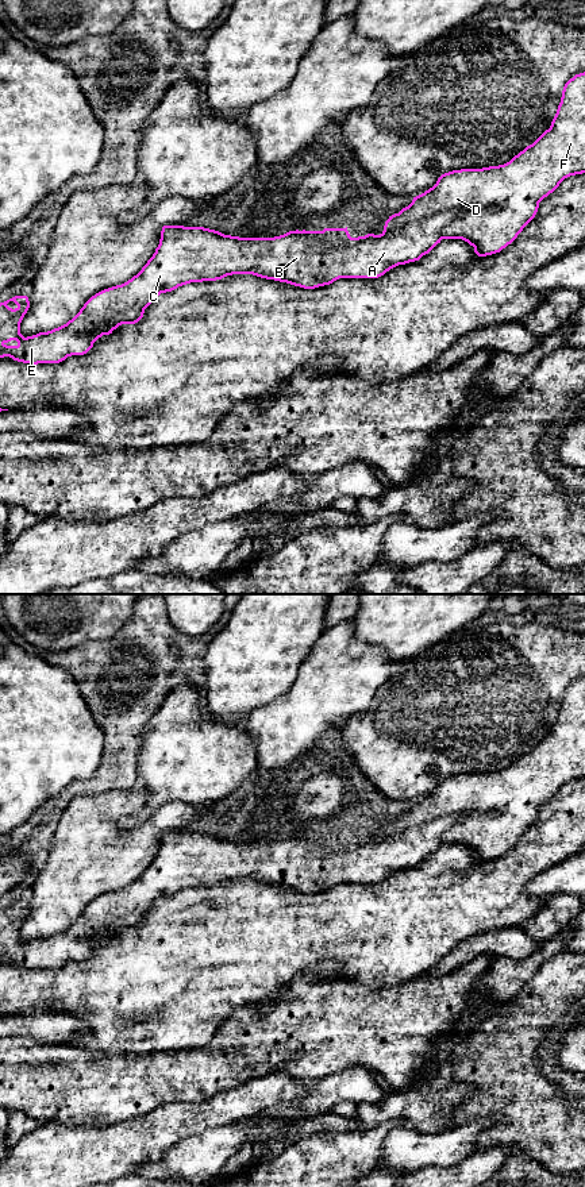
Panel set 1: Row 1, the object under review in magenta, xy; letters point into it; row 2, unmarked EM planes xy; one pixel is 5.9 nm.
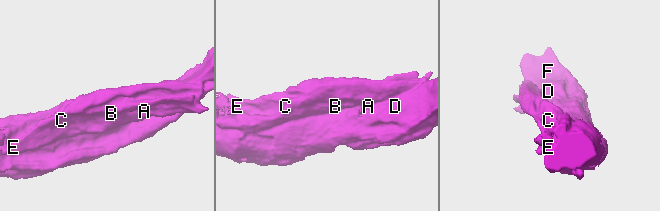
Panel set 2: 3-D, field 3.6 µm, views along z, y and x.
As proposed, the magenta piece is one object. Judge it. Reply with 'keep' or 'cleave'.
cleave

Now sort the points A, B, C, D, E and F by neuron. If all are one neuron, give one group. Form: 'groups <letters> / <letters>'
groups A B C E / D F

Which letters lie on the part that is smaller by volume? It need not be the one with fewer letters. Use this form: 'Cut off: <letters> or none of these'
Cut off: A, B, C, E

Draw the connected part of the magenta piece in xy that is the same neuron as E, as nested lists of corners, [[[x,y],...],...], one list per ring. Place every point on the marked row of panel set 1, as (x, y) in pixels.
[[[462,211],[435,212],[395,230],[385,221],[380,235],[367,234],[358,238],[351,238],[347,227],[296,230],[274,238],[239,238],[204,227],[163,226],[155,253],[136,275],[92,296],[72,320],[58,328],[24,338],[20,334],[20,323],[30,308],[28,297],[15,296],[0,302],[0,358],[9,357],[18,362],[38,365],[59,363],[68,357],[84,355],[103,335],[112,334],[122,324],[138,323],[157,296],[190,282],[253,274],[315,289],[339,278],[378,278],[399,265],[419,261],[428,254],[443,239],[442,230],[461,213]]]

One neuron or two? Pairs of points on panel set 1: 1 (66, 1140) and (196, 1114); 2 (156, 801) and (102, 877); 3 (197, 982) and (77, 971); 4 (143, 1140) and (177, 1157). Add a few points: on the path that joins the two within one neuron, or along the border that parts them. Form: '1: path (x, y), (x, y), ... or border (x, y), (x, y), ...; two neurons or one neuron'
1: path (99, 1140), (143, 1140), (164, 1126); one neuron
2: border (145, 789), (147, 796), (131, 820); two neurons
3: path (168, 982), (107, 982); one neuron
4: border (195, 1136), (180, 1140), (160, 1160), (139, 1167); two neurons

